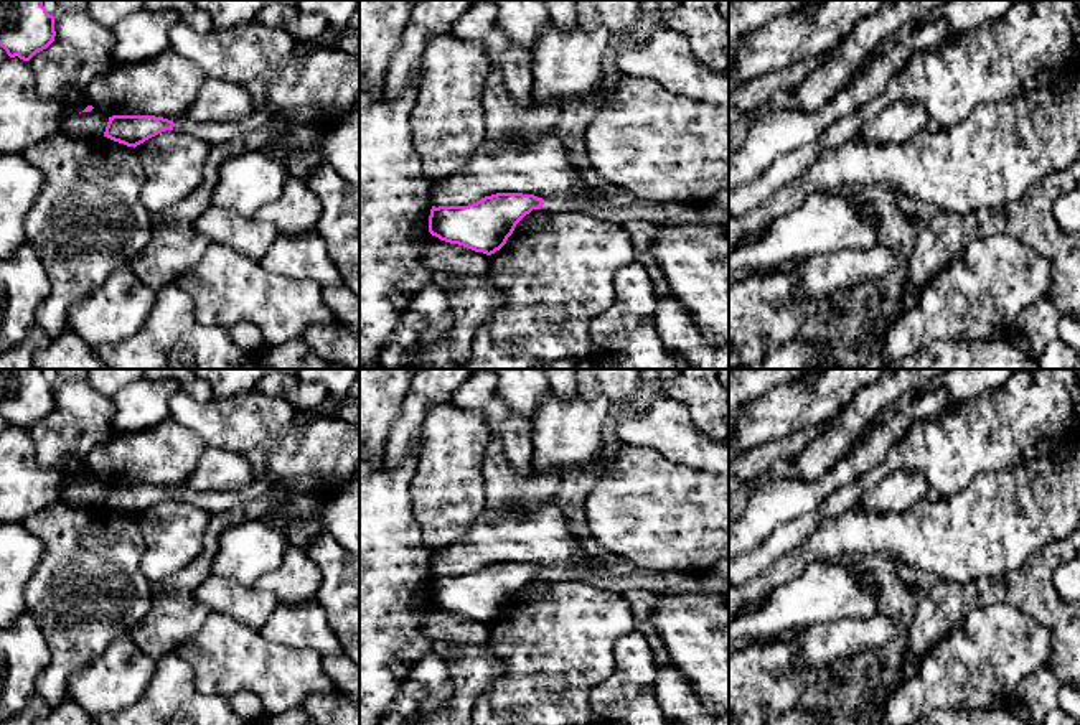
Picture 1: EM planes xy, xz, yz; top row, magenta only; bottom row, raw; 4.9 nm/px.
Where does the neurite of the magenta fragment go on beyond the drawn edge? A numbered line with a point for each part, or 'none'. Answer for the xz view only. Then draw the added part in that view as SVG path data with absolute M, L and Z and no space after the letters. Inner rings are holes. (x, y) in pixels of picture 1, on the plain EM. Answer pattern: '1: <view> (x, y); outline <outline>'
1: xz (632, 582); outline M607 565L579 567L546 567L541 578L556 582L582 582L589 587L617 592L625 596L645 596L648 600L660 596L668 582L660 573L646 570L618 570Z

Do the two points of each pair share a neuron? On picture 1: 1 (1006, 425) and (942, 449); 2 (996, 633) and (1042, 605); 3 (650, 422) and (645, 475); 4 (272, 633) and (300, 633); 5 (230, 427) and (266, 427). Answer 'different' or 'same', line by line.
1: same
2: different
3: different
4: same
5: same

